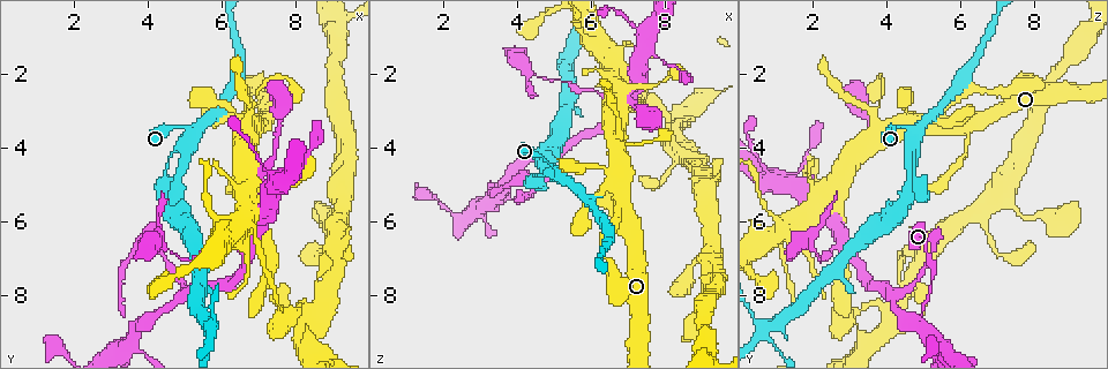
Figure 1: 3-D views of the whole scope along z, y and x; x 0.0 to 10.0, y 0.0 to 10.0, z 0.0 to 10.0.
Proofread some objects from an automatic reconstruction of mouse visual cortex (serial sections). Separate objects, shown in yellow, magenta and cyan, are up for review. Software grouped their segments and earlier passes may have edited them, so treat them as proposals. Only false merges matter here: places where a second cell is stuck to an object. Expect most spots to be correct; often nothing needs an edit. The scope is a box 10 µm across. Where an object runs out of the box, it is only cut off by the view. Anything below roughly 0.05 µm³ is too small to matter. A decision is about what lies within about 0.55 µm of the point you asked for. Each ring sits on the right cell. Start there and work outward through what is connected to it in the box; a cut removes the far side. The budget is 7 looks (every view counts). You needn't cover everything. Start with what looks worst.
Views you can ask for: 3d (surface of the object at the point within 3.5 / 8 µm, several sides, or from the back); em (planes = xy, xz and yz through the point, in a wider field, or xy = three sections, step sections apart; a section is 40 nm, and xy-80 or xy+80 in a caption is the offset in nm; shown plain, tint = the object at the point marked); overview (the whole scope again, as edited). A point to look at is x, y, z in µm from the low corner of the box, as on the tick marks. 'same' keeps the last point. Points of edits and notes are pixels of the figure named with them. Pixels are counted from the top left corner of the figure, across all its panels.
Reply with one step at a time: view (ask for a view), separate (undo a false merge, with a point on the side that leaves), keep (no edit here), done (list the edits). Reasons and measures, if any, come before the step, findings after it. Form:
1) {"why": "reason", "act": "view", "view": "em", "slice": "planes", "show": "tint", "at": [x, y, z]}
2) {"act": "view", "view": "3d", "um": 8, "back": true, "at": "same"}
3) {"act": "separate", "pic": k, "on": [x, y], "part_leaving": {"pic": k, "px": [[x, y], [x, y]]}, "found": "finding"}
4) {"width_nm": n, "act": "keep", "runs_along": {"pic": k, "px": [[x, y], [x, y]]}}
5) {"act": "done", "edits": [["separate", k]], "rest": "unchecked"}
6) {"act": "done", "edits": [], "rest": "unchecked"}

{"why": "calibre changes", "act": "view", "view": "3d", "um": 3.5, "at": [5.15, 3.55, 4.65]}

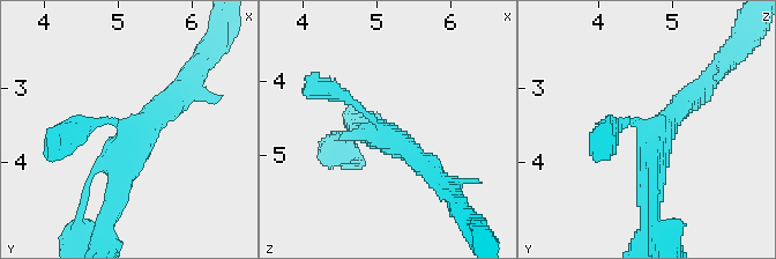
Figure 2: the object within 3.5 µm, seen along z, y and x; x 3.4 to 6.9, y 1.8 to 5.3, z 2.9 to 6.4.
{"arms": 3, "arm_widths_nm": [200, 300, 350], "why": "now the EM", "act": "view", "view": "em", "slice": "xy", "step": 5, "show": "tint", "at": [5.15, 3.60, 4.70]}

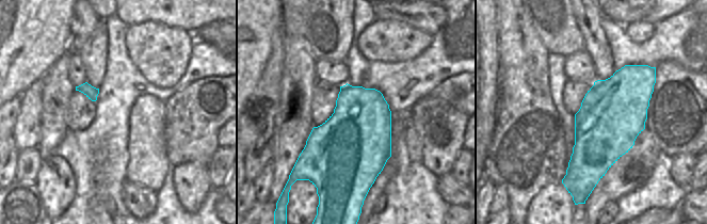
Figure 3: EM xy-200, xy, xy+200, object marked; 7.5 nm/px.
{"width_nm": 550, "act": "keep", "runs_along": {"pic": 2, "px": [[605, 138], [626, 120], [650, 131], [650, 206]]}, "found": "one cell here"}

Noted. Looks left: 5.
{"why": "two arms in line, one across", "act": "view", "view": "3d", "um": 3.5, "at": [3.60, 8.85, 5.00]}

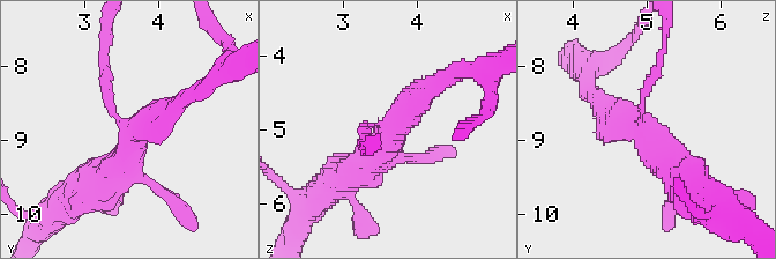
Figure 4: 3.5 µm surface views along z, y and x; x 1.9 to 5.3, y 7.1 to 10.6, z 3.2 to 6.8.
{"arms": 3, "arm_widths_nm": [150, 300, 450], "act": "view", "view": "em", "slice": "xy", "step": 5, "show": "tint", "at": [3.60, 8.85, 4.95]}

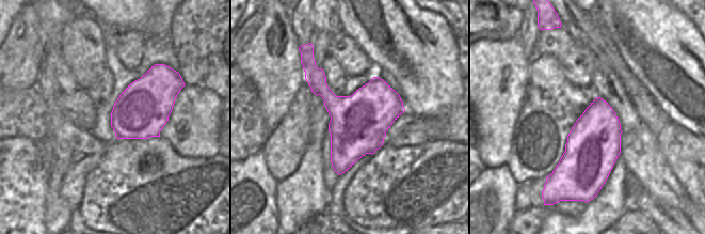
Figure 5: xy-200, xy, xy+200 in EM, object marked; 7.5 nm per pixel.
{"act": "keep", "runs_along": {"pic": 4, "px": [[360, 142], [446, 78]]}, "found": "all the same cell"}

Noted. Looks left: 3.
{"why": "arms part here", "act": "view", "view": "3d", "um": 8, "at": [6.80, 6.65, 2.85]}

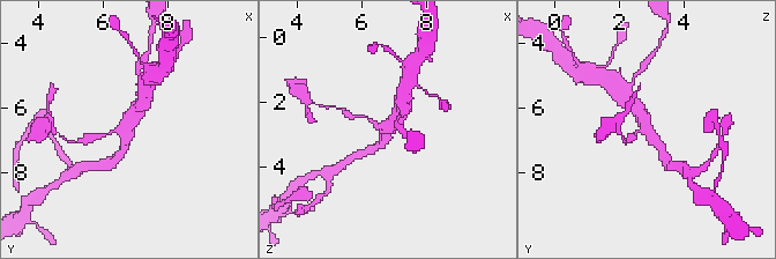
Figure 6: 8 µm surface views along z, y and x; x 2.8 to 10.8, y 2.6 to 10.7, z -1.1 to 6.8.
{"arms": 3, "arm_widths_nm": [100, 250, 450], "act": "view", "view": "em", "slice": "xy", "step": 1, "show": "tint", "at": "same"}

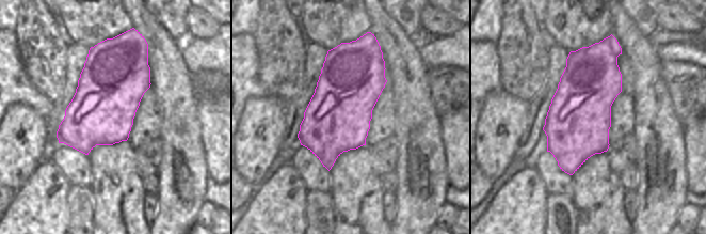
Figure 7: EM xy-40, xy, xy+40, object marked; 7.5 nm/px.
{"width_nm": 500, "act": "keep", "runs_along": {"pic": 6, "px": [[664, 157], [644, 118], [632, 103]]}, "found": "continuous, no second cell"}

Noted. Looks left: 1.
{"act": "done", "edits": [], "rest": "unchecked"}

